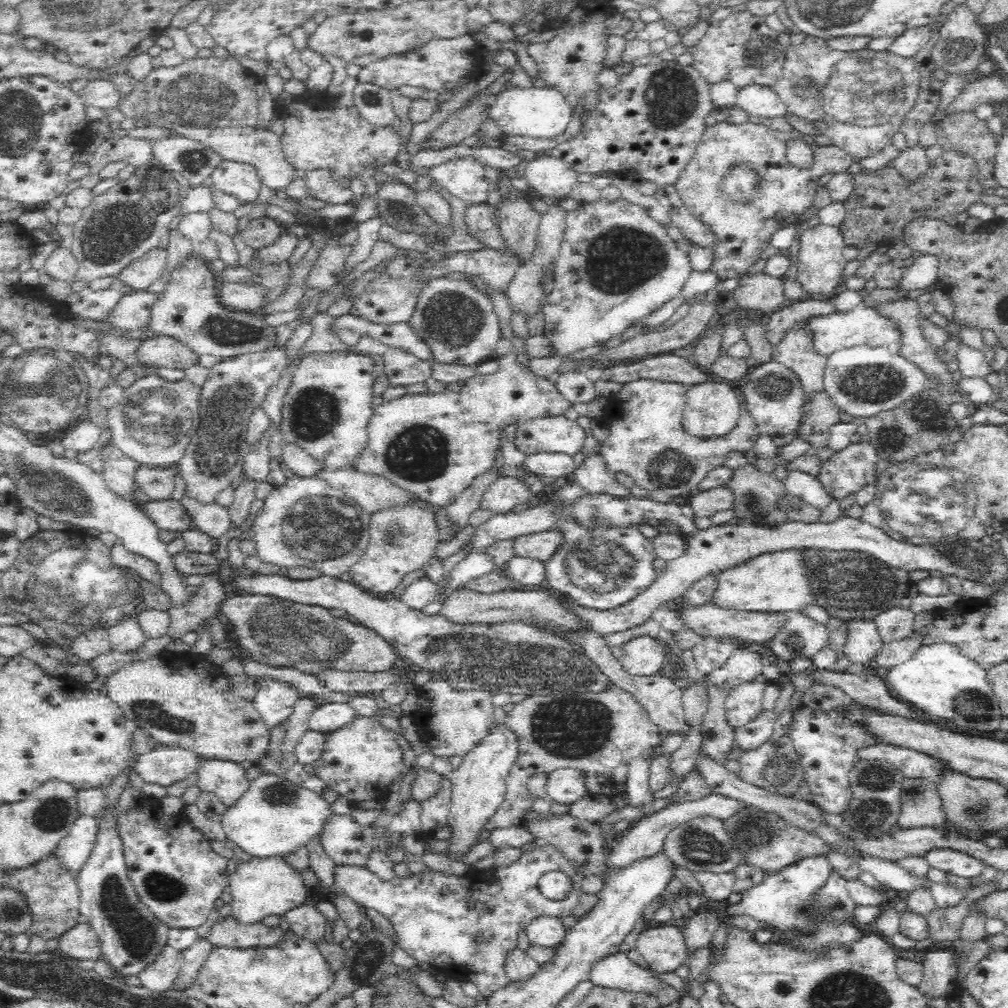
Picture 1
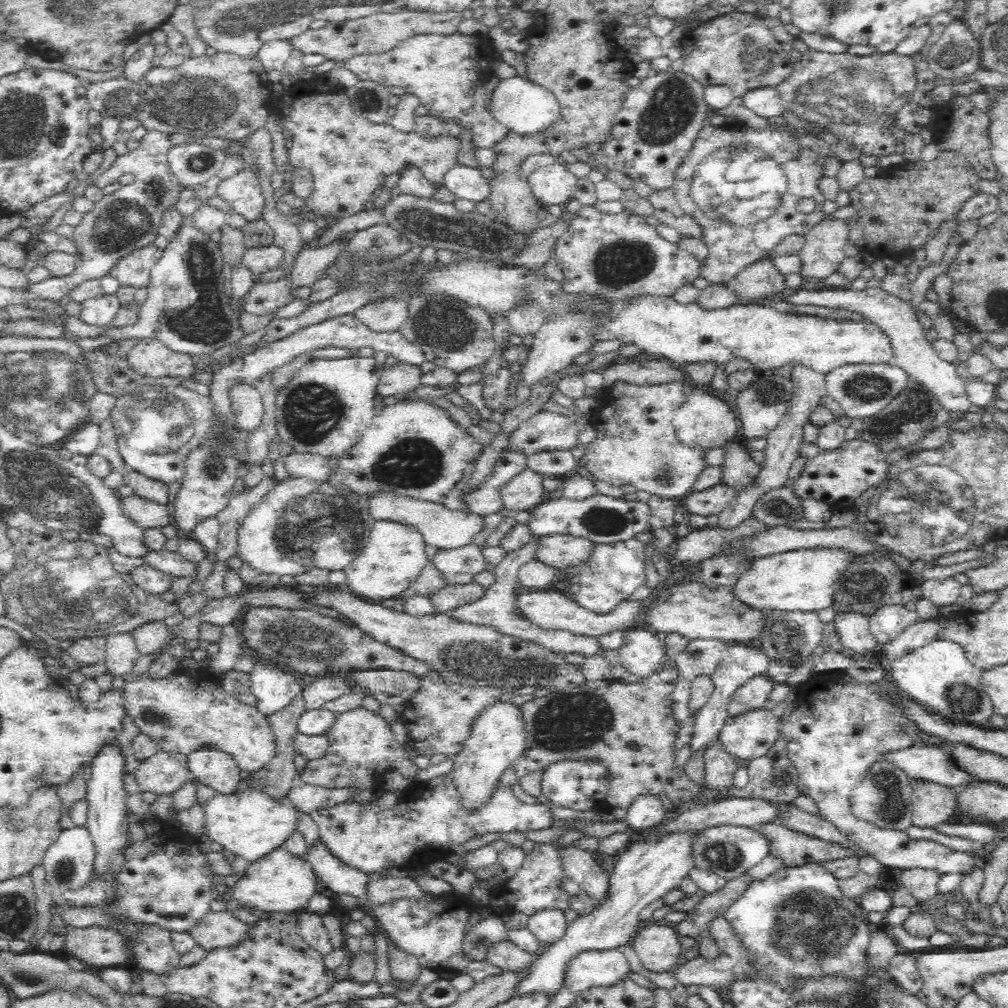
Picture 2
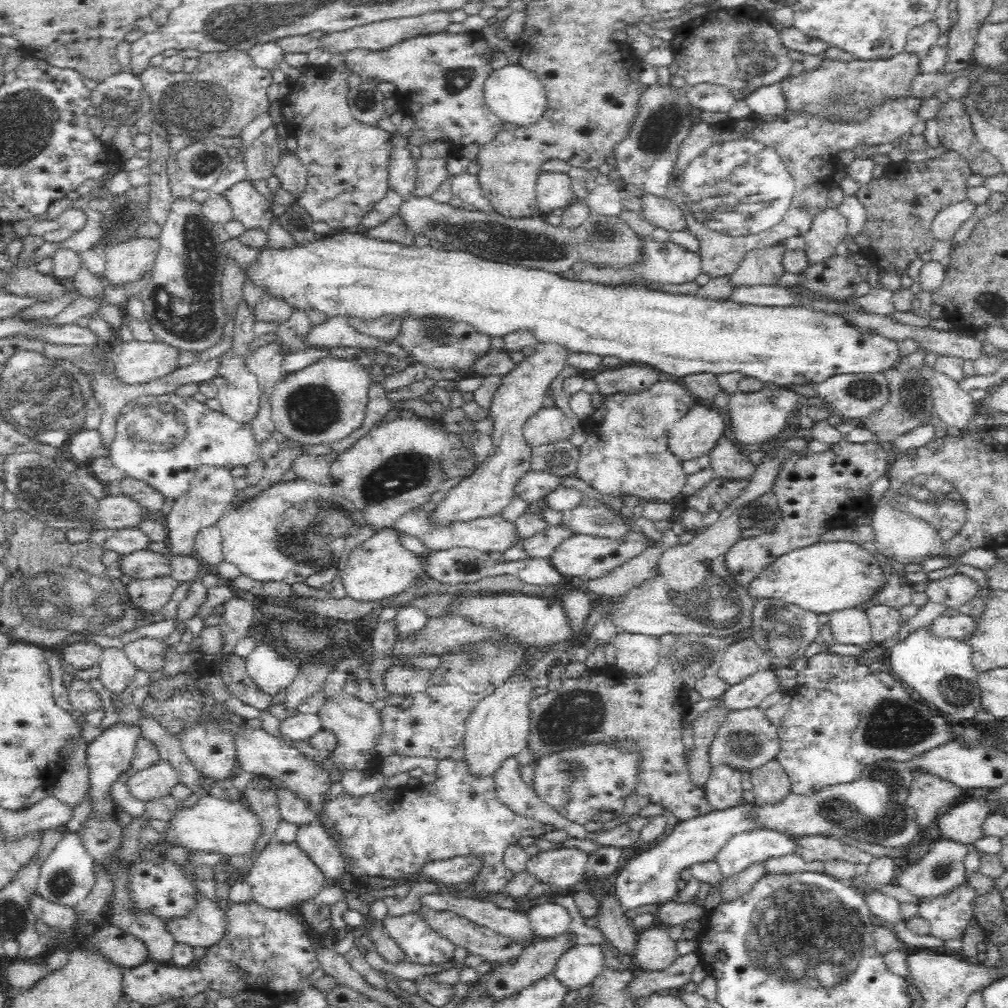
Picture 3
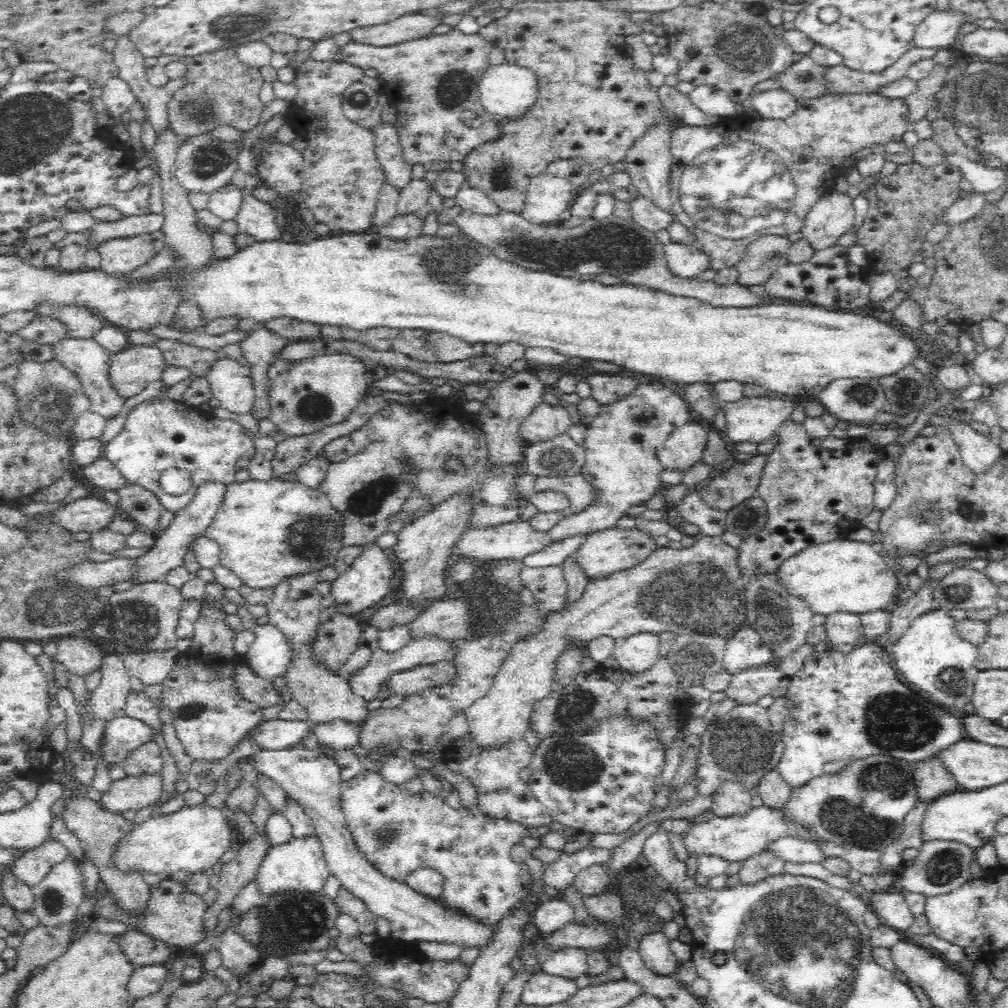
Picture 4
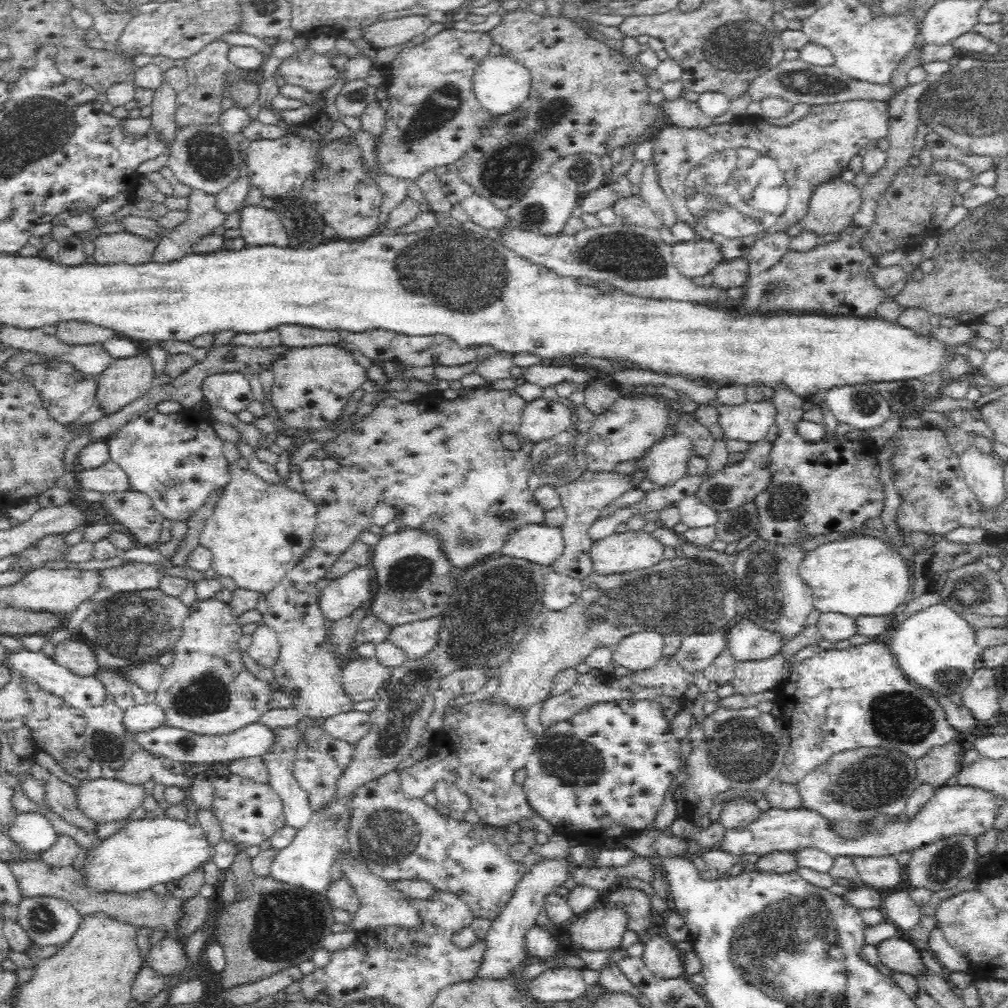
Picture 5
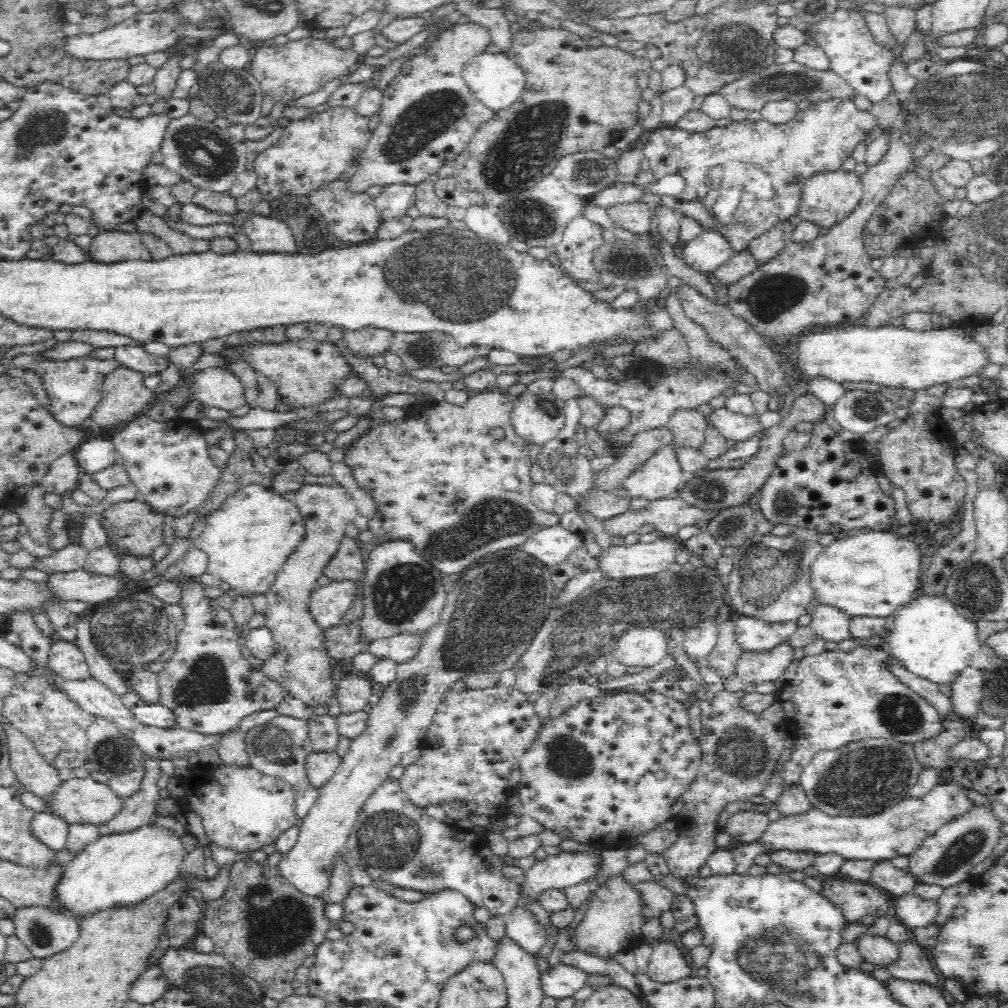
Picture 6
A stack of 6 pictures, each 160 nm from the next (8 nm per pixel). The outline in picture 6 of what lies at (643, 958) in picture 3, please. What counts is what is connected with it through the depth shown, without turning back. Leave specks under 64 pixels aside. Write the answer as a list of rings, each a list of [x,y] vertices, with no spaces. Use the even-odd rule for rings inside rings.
[[[653,942],[647,964],[650,978],[662,983],[676,982],[693,976],[688,956],[672,943]]]

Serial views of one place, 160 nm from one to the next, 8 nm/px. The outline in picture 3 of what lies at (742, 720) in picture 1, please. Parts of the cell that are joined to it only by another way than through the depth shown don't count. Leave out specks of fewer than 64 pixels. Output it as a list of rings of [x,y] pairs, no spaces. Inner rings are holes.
[[[774,670],[760,671],[748,676],[740,684],[730,687],[721,697],[729,711],[760,706],[768,694],[776,692],[779,681]]]

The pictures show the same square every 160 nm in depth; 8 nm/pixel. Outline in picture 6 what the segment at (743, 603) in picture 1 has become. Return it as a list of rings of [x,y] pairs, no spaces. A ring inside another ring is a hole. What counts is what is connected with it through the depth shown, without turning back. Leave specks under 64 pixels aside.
[[[888,530],[839,536],[811,560],[810,587],[820,605],[837,608],[852,619],[886,618],[915,598],[919,590],[920,557],[917,545],[910,539],[896,537]]]

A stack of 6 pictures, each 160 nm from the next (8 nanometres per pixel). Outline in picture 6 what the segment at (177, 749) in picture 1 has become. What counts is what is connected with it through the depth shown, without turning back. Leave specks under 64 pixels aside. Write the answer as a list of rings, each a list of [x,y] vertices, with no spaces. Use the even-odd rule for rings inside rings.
[[[72,778],[63,782],[62,788],[54,795],[54,804],[52,804],[54,814],[57,814],[68,826],[86,825],[100,827],[108,822],[112,822],[117,817],[118,812],[126,806],[126,796],[118,795],[110,784],[96,782],[92,778]]]

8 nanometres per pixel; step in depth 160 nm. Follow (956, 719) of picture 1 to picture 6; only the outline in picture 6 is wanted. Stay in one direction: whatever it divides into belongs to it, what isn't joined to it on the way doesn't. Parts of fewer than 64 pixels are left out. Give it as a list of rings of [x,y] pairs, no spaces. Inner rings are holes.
[[[944,593],[936,596],[914,598],[894,614],[894,626],[884,635],[885,646],[893,658],[914,676],[936,683],[948,684],[961,676],[962,670],[969,666],[970,657],[980,650],[983,642],[977,635],[977,624],[958,614],[958,611],[946,600]]]

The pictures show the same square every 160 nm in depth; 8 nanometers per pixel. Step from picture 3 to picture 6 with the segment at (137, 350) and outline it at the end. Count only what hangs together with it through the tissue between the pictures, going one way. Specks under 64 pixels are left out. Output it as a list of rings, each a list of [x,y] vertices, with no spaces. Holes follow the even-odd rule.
[[[117,366],[109,373],[103,381],[100,402],[90,416],[95,425],[112,426],[138,412],[154,394],[144,385],[145,378],[144,373],[128,367]]]

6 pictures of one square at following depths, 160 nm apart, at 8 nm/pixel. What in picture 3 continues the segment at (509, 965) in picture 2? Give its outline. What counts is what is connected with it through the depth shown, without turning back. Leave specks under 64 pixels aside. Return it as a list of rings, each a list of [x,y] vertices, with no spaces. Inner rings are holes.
[[[423,907],[417,910],[426,912],[430,926],[437,928],[438,933],[444,934],[455,945],[463,946],[469,954],[481,956],[486,963],[510,963],[525,949],[525,946],[516,944],[487,927],[477,926],[454,911],[434,912]]]

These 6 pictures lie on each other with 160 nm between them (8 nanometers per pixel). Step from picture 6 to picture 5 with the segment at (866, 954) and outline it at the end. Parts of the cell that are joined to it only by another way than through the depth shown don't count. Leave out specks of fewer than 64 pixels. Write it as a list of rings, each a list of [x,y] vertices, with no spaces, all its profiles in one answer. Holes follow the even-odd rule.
[[[902,934],[885,940],[877,947],[879,948],[879,957],[882,964],[888,966],[892,971],[910,974],[916,980],[927,979],[927,976],[932,973],[924,965],[920,948],[914,946]]]

